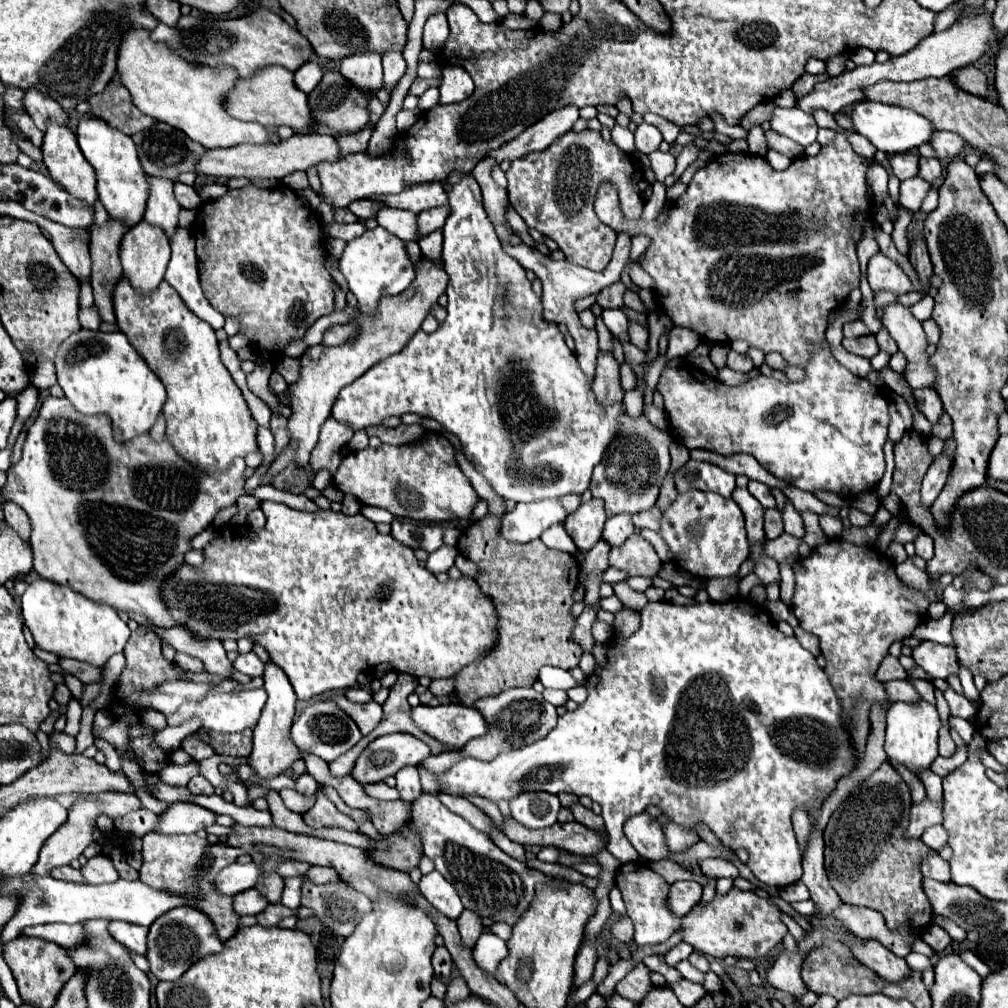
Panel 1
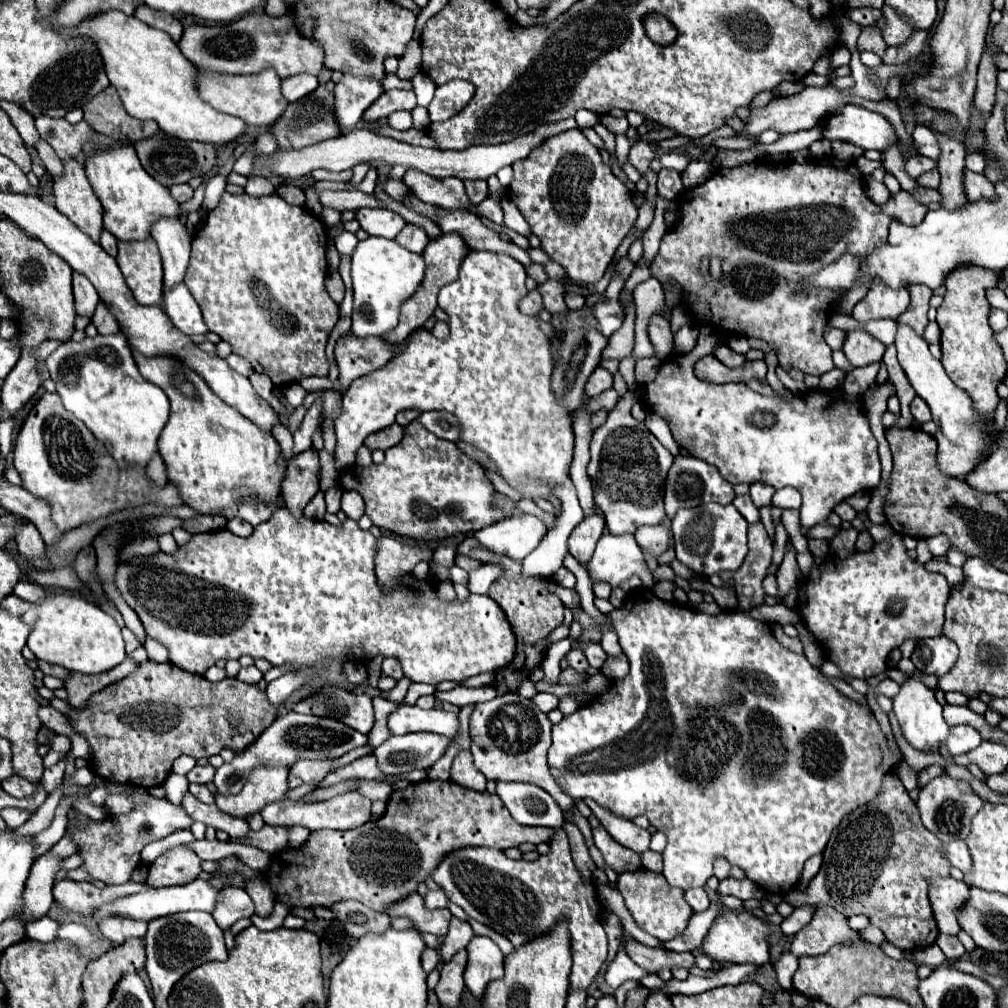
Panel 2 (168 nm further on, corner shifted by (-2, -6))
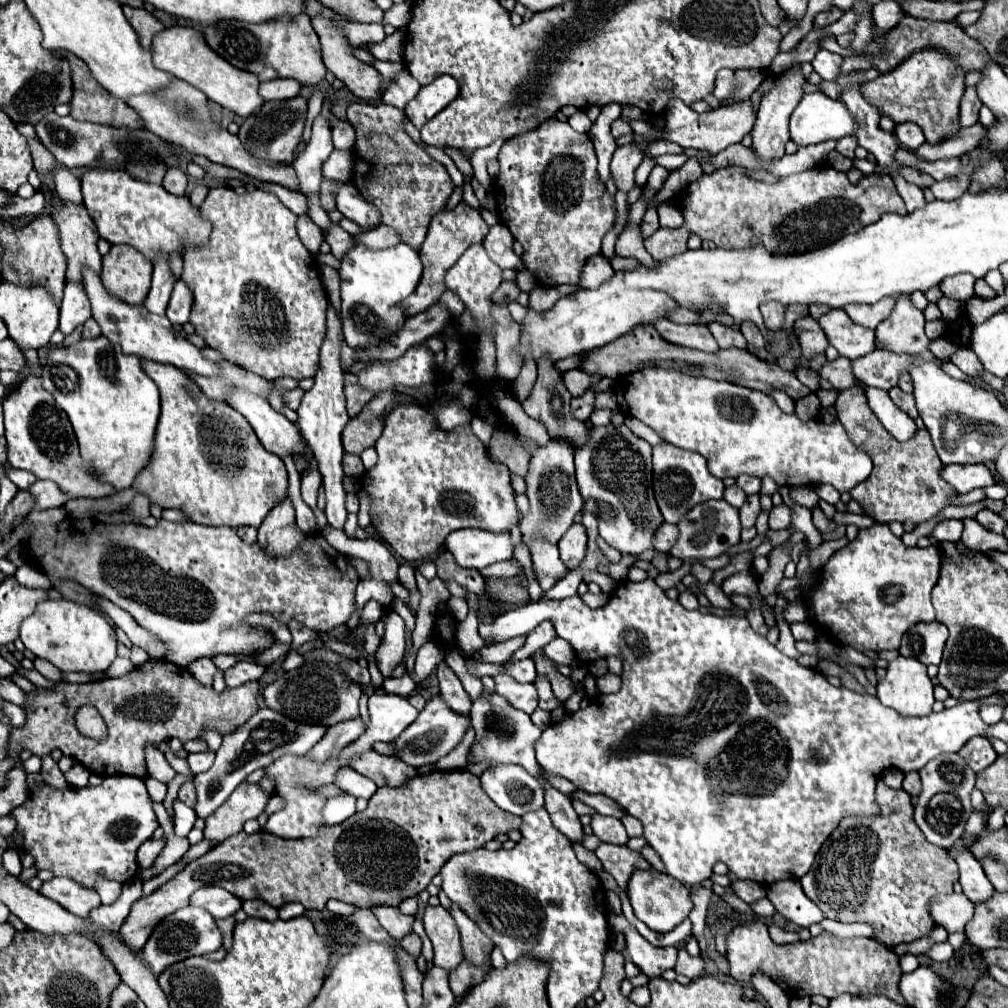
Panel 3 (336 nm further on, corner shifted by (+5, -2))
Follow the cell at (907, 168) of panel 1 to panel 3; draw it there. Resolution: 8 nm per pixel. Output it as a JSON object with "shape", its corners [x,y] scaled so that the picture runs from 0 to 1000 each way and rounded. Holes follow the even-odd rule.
{"shape":[[[968,121],[966,125],[962,127],[952,127],[946,135],[938,137],[938,139],[933,139],[929,143],[921,143],[917,141],[909,153],[913,157],[919,157],[919,159],[933,159],[933,157],[952,157],[954,153],[960,153],[962,149],[966,149],[968,145],[974,143],[976,139],[976,131],[978,127]]]}

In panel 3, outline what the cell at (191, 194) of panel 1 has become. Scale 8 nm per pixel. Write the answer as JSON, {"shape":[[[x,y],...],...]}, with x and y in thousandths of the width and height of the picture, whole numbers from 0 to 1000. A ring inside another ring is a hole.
{"shape":[[[167,167],[167,169],[165,169],[165,175],[163,175],[163,179],[161,179],[161,185],[163,185],[163,188],[167,188],[169,192],[181,194],[181,192],[185,190],[185,181],[187,181],[187,177],[185,177],[185,173],[183,173],[181,169],[177,169],[177,167]]]}

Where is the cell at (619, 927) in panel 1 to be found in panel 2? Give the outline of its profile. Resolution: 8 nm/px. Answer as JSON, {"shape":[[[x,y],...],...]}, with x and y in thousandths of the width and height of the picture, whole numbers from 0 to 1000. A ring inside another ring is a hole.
{"shape":[[[626,933],[620,937],[620,942],[624,950],[634,956],[636,960],[642,960],[644,964],[654,964],[656,960],[668,960],[668,958],[678,958],[678,960],[688,960],[689,950],[688,946],[672,946],[672,944],[660,944],[654,940],[642,940],[632,933]]]}

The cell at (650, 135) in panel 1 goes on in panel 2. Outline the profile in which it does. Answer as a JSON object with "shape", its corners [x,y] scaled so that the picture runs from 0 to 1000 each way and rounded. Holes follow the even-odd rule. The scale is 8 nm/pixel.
{"shape":[[[640,139],[632,141],[632,143],[626,147],[624,157],[626,157],[624,161],[626,161],[626,163],[628,163],[628,165],[638,173],[638,175],[642,175],[642,179],[644,179],[644,181],[648,181],[648,183],[650,183],[652,173],[644,169],[644,161],[648,159],[648,149],[646,149],[644,141],[640,141]]]}

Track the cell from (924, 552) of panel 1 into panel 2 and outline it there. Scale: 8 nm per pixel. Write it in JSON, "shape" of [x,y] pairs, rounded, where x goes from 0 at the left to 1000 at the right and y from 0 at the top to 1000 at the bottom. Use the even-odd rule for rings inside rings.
{"shape":[[[926,532],[926,534],[920,534],[920,542],[926,554],[936,554],[941,546],[941,536],[938,532]]]}

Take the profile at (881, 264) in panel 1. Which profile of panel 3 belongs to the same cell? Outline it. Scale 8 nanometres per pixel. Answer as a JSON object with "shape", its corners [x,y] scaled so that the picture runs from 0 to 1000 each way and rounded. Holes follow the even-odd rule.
{"shape":[[[875,296],[875,300],[869,300],[867,304],[839,304],[839,312],[845,315],[847,321],[853,321],[857,325],[867,327],[875,317],[879,317],[883,313],[883,310],[887,308],[889,296]]]}

